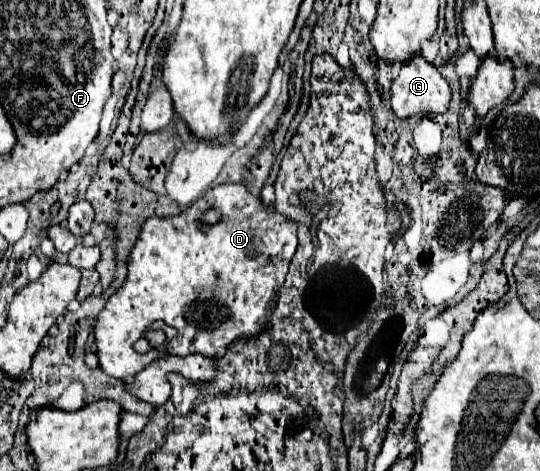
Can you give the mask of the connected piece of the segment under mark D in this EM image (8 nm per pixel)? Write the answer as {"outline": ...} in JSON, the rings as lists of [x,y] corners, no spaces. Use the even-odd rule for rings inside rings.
{"outline":[[[244,183],[216,185],[180,215],[148,219],[132,249],[126,283],[108,299],[96,319],[96,353],[102,371],[116,379],[124,379],[136,375],[154,359],[160,359],[162,353],[158,349],[150,349],[144,355],[134,351],[134,343],[140,339],[142,331],[156,319],[178,329],[176,337],[168,343],[168,351],[174,355],[202,353],[204,357],[214,357],[236,337],[260,333],[274,311],[278,289],[284,283],[296,247],[298,223],[286,219],[286,215],[278,213],[274,207],[264,207],[262,199],[250,193]],[[212,209],[218,211],[218,219],[208,223],[206,213]],[[268,249],[284,249],[284,253],[278,255],[278,251],[274,253]]]}

